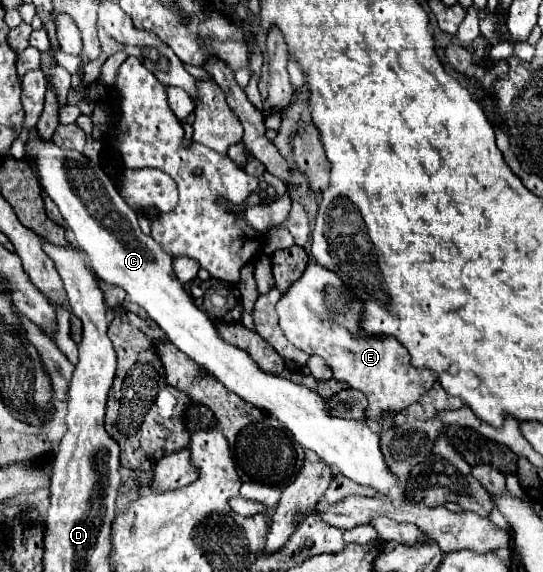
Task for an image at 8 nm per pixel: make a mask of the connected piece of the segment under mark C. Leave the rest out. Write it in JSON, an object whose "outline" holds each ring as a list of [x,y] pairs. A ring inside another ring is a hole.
{"outline":[[[32,131],[26,143],[28,161],[34,165],[40,185],[58,205],[64,221],[74,231],[76,247],[84,249],[90,267],[102,281],[120,285],[128,293],[128,299],[140,305],[180,351],[244,401],[274,415],[304,449],[314,451],[324,463],[334,465],[344,477],[390,495],[394,503],[406,503],[400,481],[388,471],[386,461],[382,461],[380,437],[368,427],[368,423],[332,415],[316,391],[262,371],[244,349],[226,343],[218,335],[214,321],[196,307],[192,295],[176,279],[172,257],[166,255],[152,237],[142,233],[136,211],[120,197],[112,179],[102,171],[98,159],[90,159],[80,151],[54,147],[52,141],[38,141],[36,135],[38,133]]]}

